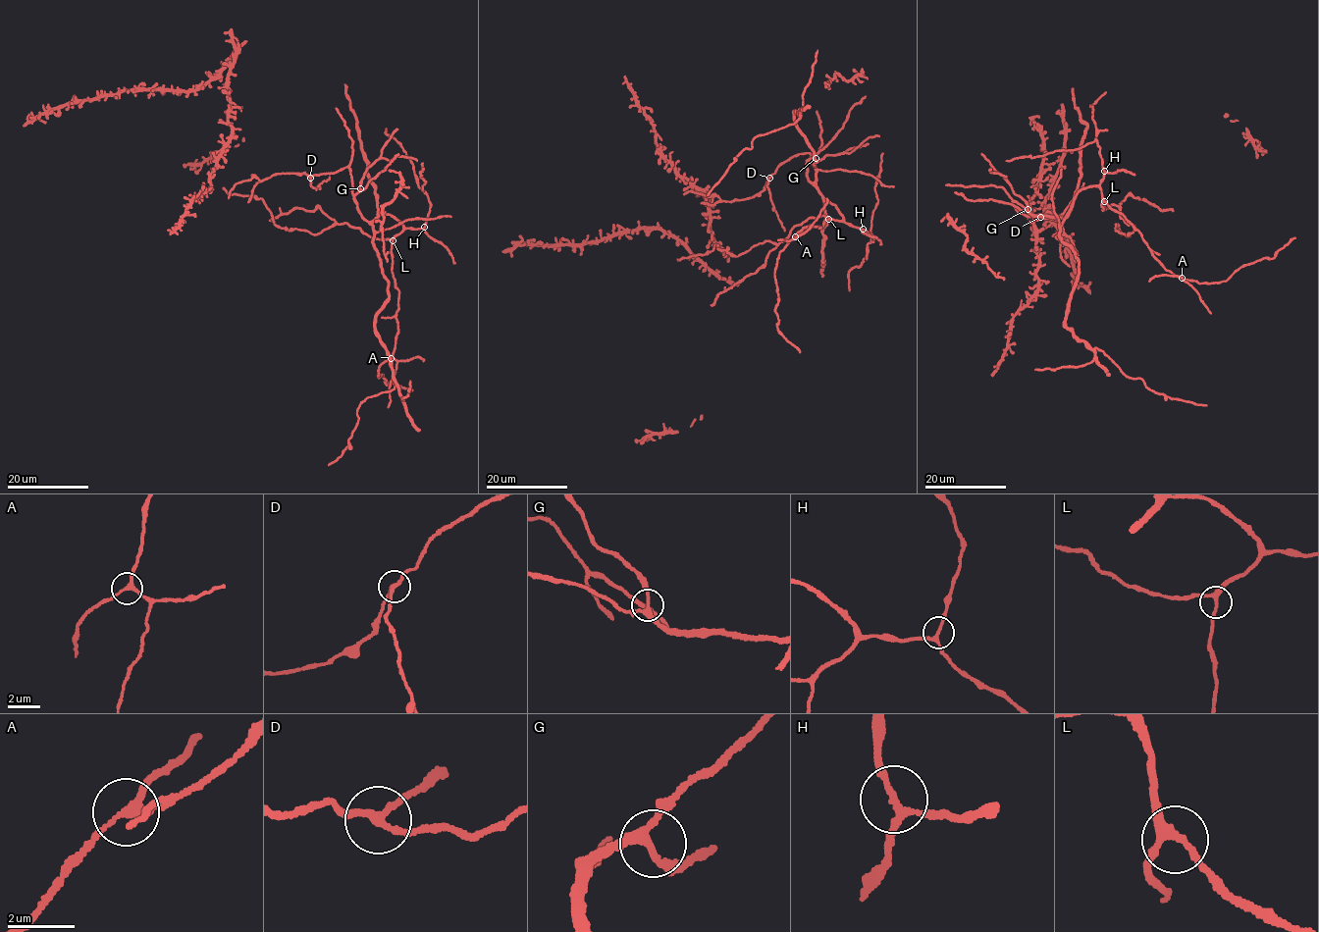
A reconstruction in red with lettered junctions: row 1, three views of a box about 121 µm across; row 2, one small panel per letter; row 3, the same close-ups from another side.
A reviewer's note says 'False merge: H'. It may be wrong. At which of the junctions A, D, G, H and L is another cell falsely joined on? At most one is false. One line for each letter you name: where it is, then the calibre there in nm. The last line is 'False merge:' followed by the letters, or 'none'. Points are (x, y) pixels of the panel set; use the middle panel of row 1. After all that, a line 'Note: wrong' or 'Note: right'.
False merge: none
Note: wrong

